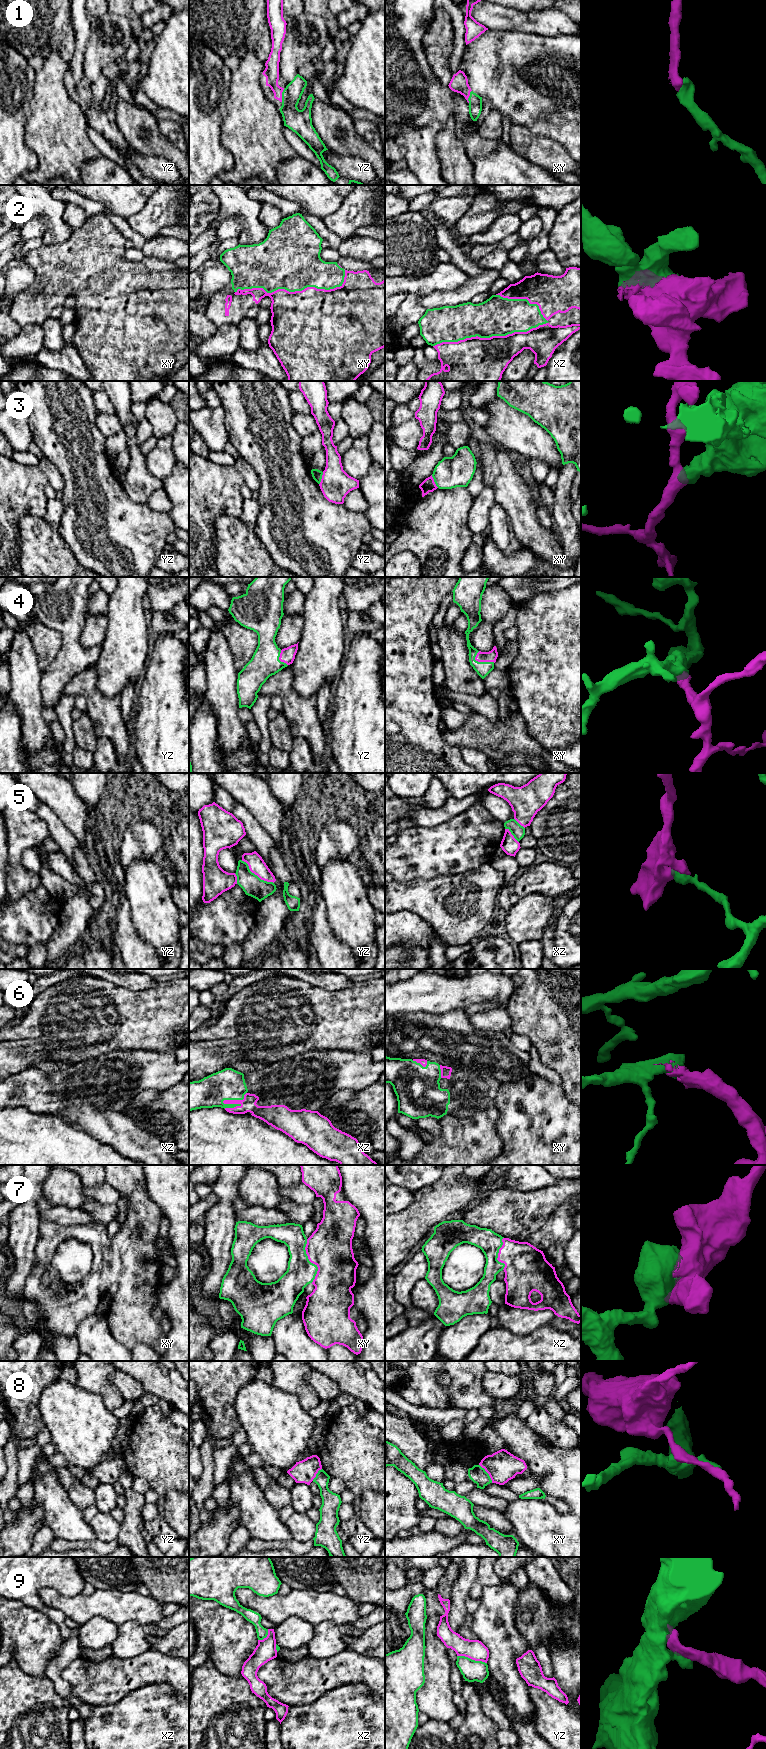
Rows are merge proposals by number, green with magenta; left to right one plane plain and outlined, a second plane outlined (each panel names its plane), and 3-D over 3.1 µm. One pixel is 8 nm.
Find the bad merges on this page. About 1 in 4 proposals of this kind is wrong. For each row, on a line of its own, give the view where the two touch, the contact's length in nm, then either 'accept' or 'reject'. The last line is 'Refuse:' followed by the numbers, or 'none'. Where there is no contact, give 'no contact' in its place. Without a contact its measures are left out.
1: yz | 110 nm | accept
2: xz | 950 nm | accept
3: xy | 120 nm | reject
4: xy | 170 nm | accept
5: yz | 320 nm | reject
6: xz | 220 nm | accept
7: xy | 360 nm | accept
8: xy | 190 nm | reject
9: yz | 240 nm | reject
Refuse: 3, 5, 8, 9

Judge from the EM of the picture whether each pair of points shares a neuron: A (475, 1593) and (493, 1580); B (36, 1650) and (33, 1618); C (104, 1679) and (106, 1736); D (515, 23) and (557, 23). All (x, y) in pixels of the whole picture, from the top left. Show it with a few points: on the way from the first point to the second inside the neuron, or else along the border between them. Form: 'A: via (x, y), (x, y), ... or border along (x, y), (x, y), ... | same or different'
A: via (477, 1588), (485, 1580), (488, 1580) | same
B: via (32, 1642), (32, 1626) | same
C: border along (127, 1695), (112, 1703), (93, 1706) | different
D: via (525, 23), (547, 23) | same

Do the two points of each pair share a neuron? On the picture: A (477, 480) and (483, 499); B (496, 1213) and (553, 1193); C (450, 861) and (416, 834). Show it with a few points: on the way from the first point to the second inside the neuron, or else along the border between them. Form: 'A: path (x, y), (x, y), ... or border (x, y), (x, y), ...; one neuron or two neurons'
A: border (484, 486), (474, 499); two neurons
B: path (510, 1212), (514, 1208), (533, 1208), (539, 1203); one neuron
C: path (442, 853), (440, 851), (433, 851), (424, 842); one neuron

